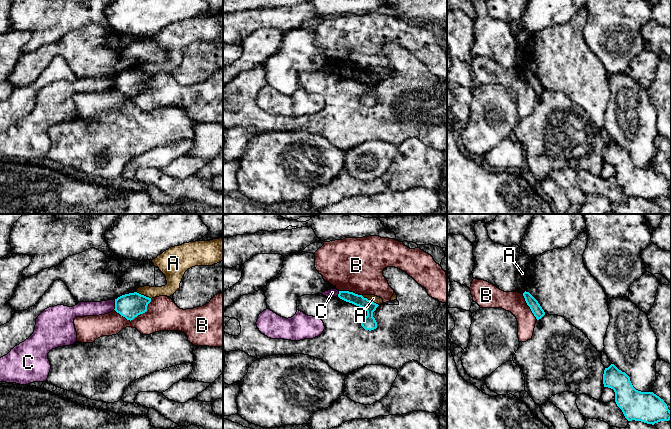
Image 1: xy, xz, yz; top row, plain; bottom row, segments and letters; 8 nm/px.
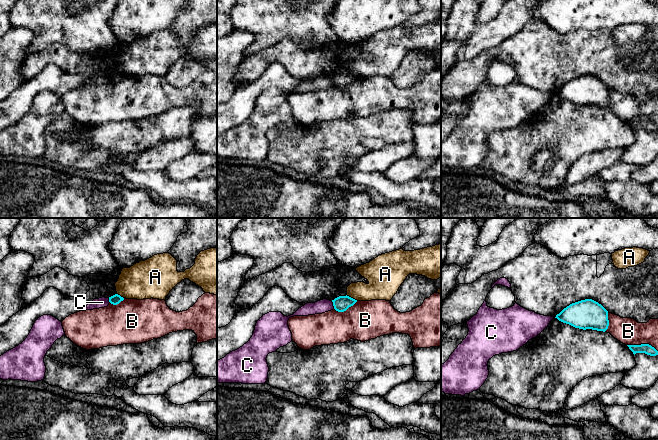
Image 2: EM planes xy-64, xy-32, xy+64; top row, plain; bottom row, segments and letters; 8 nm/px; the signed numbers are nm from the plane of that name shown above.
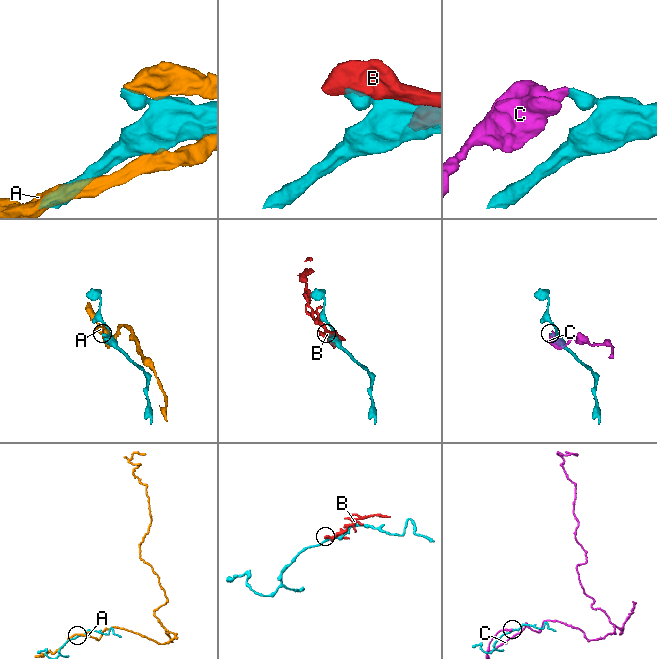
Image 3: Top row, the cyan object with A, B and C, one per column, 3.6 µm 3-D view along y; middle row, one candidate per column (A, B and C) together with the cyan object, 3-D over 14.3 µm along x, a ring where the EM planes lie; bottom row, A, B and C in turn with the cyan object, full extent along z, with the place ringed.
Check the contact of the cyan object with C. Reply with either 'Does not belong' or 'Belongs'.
Does not belong

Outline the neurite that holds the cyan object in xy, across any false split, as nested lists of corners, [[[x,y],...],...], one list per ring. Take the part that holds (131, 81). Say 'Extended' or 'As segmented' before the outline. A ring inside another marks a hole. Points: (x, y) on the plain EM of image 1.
As segmented. [[[137,68],[122,71],[115,75],[115,87],[127,96],[133,96],[147,87],[151,74]]]

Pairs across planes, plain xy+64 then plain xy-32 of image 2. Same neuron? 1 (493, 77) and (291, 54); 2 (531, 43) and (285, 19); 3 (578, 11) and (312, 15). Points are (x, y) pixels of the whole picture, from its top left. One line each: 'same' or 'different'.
1: different
2: different
3: different

